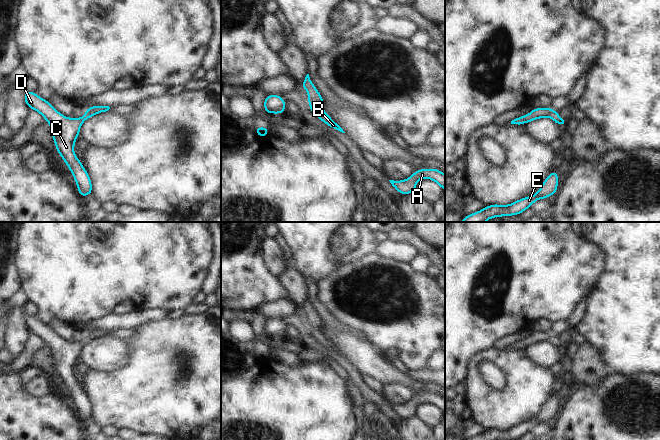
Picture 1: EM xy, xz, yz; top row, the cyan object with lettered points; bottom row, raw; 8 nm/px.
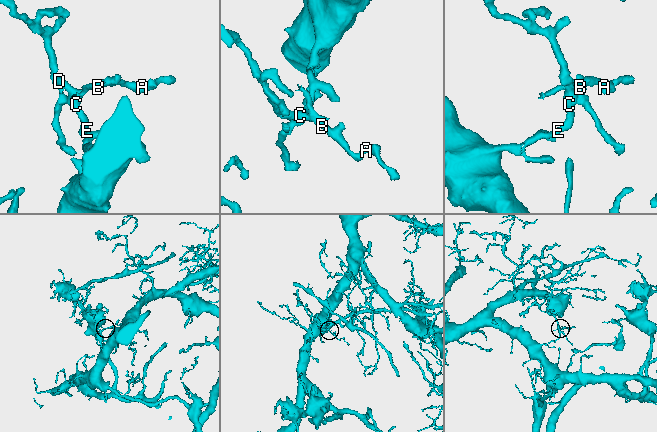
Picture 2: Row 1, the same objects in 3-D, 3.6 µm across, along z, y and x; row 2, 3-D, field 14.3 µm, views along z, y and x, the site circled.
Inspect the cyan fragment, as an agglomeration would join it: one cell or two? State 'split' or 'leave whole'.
leave whole

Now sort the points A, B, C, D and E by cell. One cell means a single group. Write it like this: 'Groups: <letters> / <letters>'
Groups: A B C D E.

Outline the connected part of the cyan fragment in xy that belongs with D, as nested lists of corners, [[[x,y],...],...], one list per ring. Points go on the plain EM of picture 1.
[[[24,306],[20,307],[20,311],[24,314],[24,324],[26,329],[38,337],[40,337],[45,345],[47,345],[50,349],[52,362],[56,370],[56,376],[58,376],[62,384],[66,387],[67,391],[71,395],[74,404],[76,406],[78,417],[81,421],[85,421],[87,419],[92,419],[92,406],[90,404],[90,400],[88,396],[83,391],[79,382],[74,378],[74,368],[76,363],[79,361],[80,351],[81,349],[89,343],[91,340],[97,339],[99,337],[106,336],[110,333],[109,330],[101,330],[101,329],[93,329],[90,332],[85,332],[86,337],[80,342],[69,342],[65,341],[63,338],[59,337],[50,327],[49,325],[41,322],[35,316],[30,316],[24,313]]]

